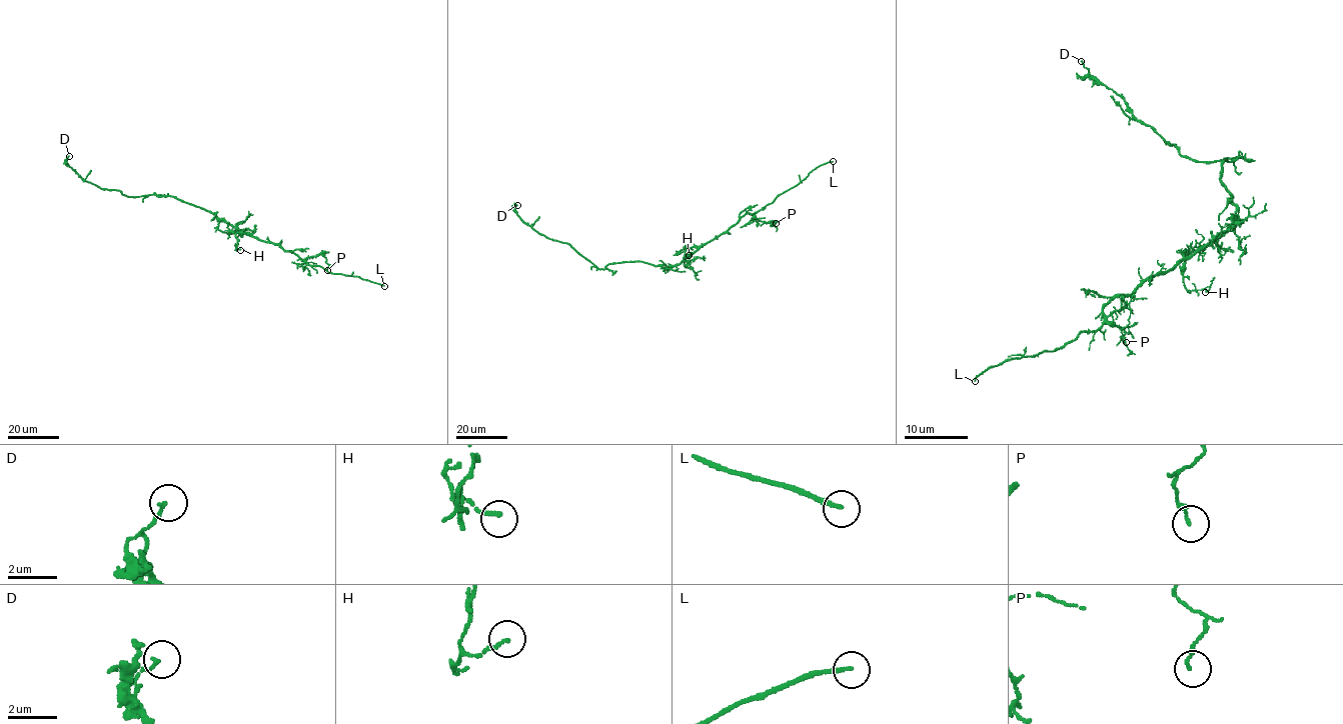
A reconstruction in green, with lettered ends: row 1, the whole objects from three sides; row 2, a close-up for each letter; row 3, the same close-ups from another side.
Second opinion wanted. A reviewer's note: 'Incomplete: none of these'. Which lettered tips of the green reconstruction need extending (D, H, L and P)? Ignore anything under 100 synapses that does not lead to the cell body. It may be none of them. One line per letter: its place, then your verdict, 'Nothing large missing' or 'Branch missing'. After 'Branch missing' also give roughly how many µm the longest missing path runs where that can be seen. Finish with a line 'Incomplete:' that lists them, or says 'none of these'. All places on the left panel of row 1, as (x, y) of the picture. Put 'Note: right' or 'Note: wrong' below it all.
D: Place: (69, 156). Nothing large missing
H: Place: (240, 250). Nothing large missing
L: Place: (384, 286). Branch missing. Missing length about 10 µm
P: Place: (327, 270). Nothing large missing
Incomplete: L
Note: wrong

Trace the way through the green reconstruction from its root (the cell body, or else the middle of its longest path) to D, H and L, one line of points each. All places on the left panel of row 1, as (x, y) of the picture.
D: (225, 221), (172, 196), (128, 197), (119, 190), (100, 188), (85, 181), (69, 165), (66, 161), (69, 156)
H: (225, 221), (251, 234), (236, 234), (236, 248), (240, 250)
L: (225, 221), (259, 239), (277, 243), (310, 265), (384, 286)

